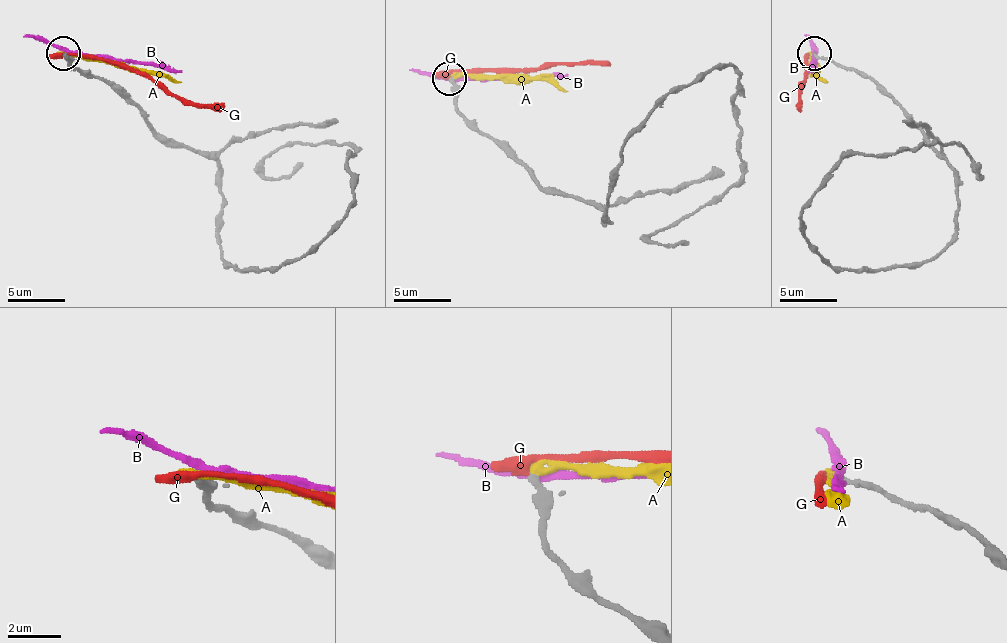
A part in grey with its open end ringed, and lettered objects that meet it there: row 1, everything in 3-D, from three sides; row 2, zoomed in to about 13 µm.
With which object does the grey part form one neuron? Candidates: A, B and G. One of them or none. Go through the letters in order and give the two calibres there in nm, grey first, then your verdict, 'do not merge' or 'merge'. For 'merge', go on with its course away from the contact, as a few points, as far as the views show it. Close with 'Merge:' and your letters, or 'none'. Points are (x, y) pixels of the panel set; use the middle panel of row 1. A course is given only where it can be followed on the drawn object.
A: 170/360 nm | do not merge
B: 170/280 nm | do not merge
G: 170/320 nm | do not merge
Merge: none

